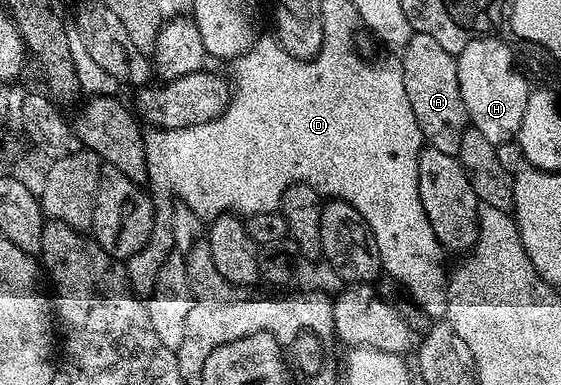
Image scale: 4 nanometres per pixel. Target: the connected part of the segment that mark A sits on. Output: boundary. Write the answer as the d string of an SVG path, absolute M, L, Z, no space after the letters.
M412 33L409 44L401 47L401 54L405 93L409 96L409 105L413 107L413 116L417 116L424 143L437 148L437 152L458 155L461 136L465 136L469 121L461 96L461 84L458 83L456 55L445 52L433 36L416 33Z

